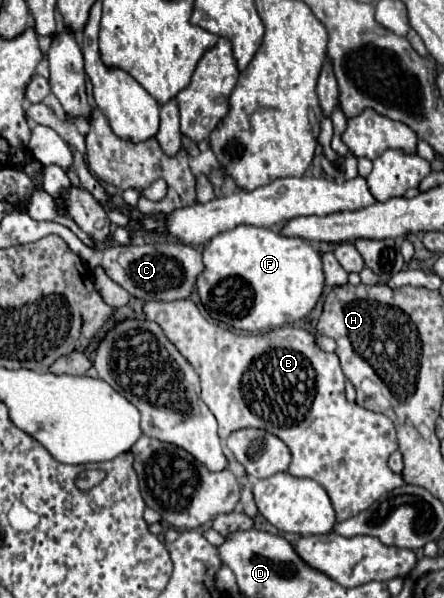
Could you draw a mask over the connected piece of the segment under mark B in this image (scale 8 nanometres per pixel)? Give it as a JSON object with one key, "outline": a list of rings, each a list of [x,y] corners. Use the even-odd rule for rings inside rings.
{"outline":[[[189,299],[147,301],[143,305],[143,313],[149,321],[155,321],[163,329],[165,337],[179,349],[179,353],[199,375],[201,399],[219,423],[219,437],[227,439],[237,429],[255,427],[283,439],[293,455],[289,473],[295,477],[315,479],[319,485],[323,485],[333,503],[337,521],[355,517],[357,513],[369,509],[383,493],[405,483],[403,477],[393,473],[387,465],[389,455],[397,451],[393,421],[383,413],[363,409],[345,399],[345,375],[341,371],[339,357],[335,353],[321,351],[309,331],[277,327],[267,333],[237,335],[209,323]]]}

